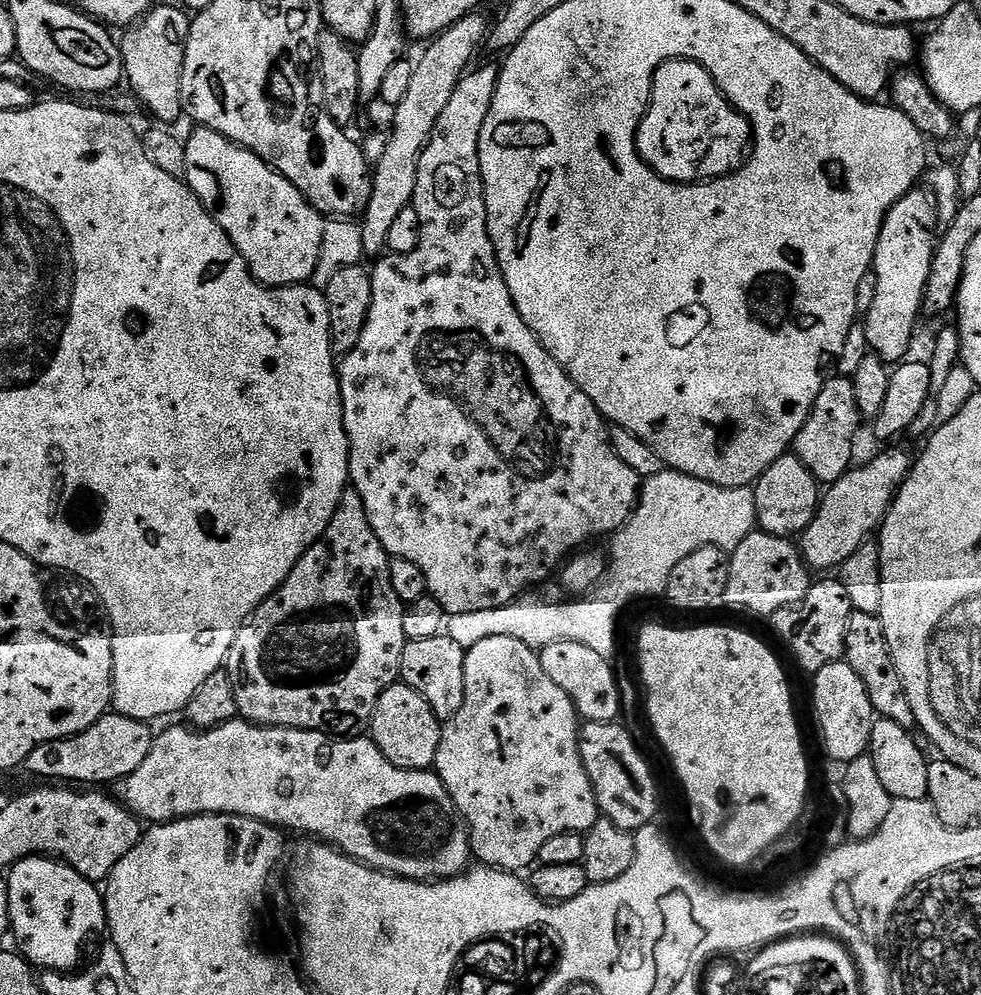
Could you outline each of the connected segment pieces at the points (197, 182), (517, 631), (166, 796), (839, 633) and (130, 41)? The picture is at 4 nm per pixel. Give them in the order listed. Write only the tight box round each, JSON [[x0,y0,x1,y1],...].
[[183,126,326,288],[446,470,756,658],[119,718,472,882],[770,578,854,674],[118,4,191,126]]

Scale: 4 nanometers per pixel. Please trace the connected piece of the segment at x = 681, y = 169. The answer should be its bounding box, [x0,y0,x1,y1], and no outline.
[636,60,752,184]

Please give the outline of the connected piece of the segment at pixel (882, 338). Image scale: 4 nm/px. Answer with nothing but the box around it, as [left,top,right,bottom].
[862,190,937,366]

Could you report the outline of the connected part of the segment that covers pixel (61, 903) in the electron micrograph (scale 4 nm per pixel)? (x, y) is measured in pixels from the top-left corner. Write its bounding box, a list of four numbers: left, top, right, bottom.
[7,856,105,973]

